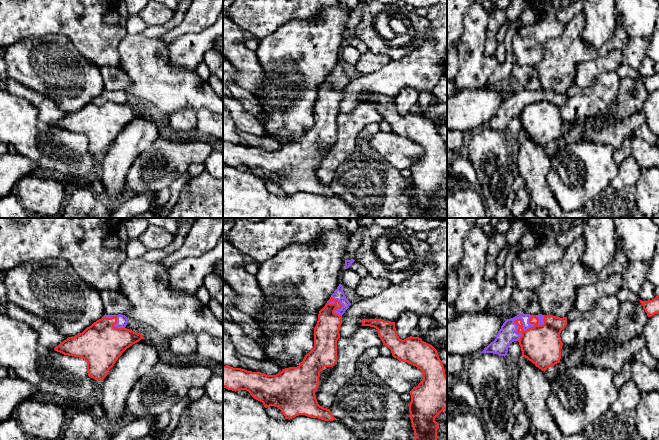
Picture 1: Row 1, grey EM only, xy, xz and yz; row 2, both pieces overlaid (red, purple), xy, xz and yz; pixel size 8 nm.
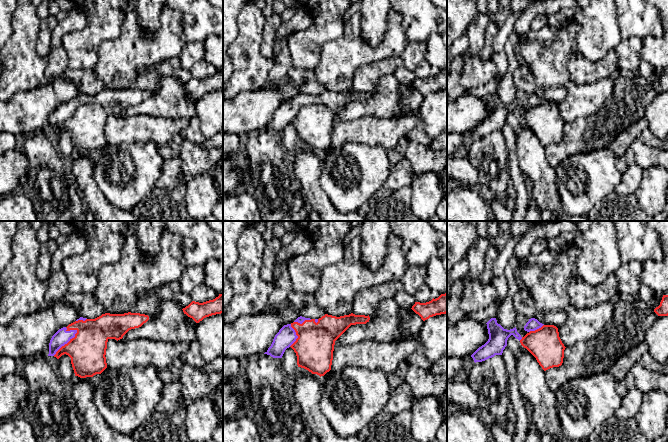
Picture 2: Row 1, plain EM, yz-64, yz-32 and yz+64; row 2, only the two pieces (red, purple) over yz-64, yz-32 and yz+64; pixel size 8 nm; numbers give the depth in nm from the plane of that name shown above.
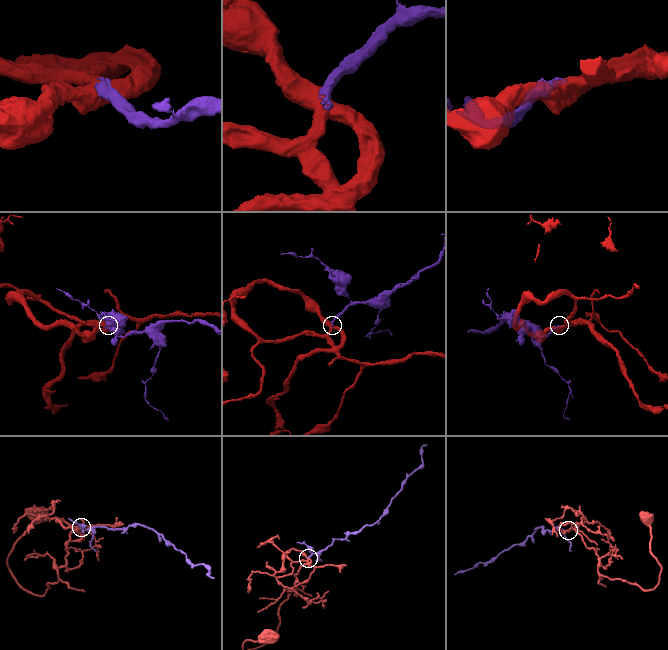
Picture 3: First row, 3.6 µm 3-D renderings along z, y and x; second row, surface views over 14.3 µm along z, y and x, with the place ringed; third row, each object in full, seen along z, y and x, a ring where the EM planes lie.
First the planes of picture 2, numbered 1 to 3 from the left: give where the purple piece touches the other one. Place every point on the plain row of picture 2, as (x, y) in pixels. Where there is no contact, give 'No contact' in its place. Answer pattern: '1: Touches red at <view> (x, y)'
1: Touches red at yz-64 (68, 118)
2: Touches red at yz-32 (296, 110)
3: Touches red at yz+64 (537, 105)

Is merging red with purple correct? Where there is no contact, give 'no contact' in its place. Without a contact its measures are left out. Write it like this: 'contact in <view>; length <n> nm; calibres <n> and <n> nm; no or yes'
contact in yz; length 240 nm; calibres 320 and 150 nm; yes

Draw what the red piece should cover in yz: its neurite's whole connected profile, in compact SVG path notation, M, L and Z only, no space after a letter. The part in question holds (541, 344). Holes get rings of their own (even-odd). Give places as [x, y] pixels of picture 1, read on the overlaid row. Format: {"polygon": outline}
{"polygon": "M519 313L507 319L496 338L481 353L506 356L509 345L518 341L522 356L542 371L560 362L563 343L560 333L567 325L567 317Z"}

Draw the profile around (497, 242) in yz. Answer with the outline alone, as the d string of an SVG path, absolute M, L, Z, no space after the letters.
M496 232L489 238L489 245L487 248L487 262L485 265L484 277L488 280L494 280L498 270L496 260L499 253L507 245L506 234Z

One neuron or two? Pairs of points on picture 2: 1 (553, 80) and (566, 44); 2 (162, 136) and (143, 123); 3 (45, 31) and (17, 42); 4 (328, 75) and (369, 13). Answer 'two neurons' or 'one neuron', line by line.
1: one neuron
2: one neuron
3: two neurons
4: two neurons

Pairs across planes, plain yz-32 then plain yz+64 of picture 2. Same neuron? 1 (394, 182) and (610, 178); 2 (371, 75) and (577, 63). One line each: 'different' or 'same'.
1: different
2: same

